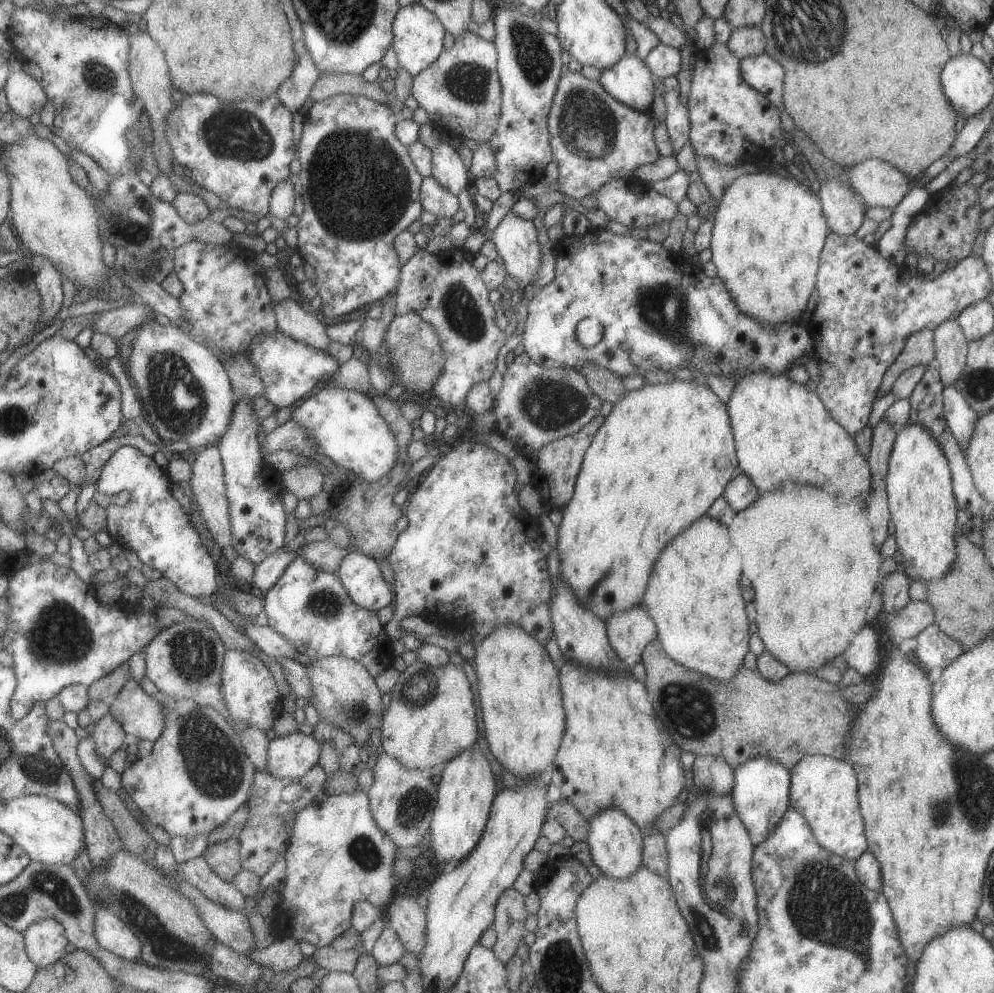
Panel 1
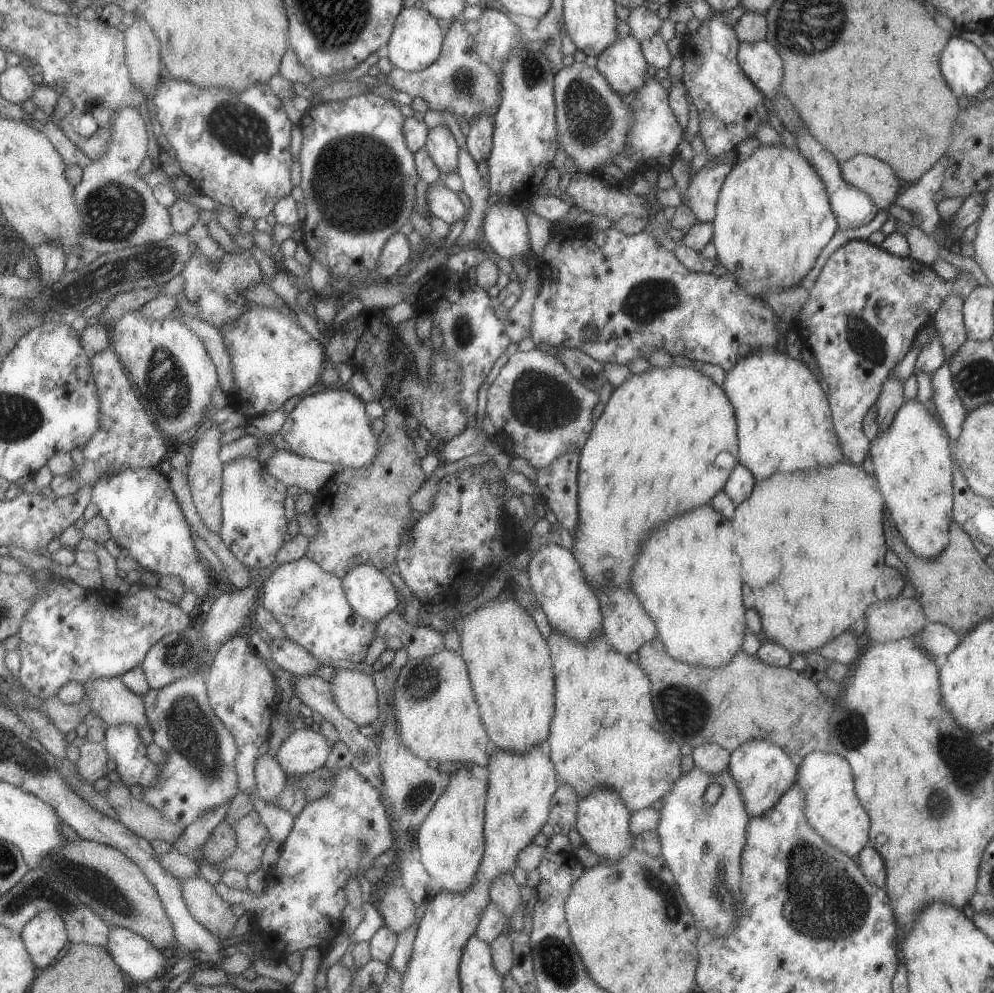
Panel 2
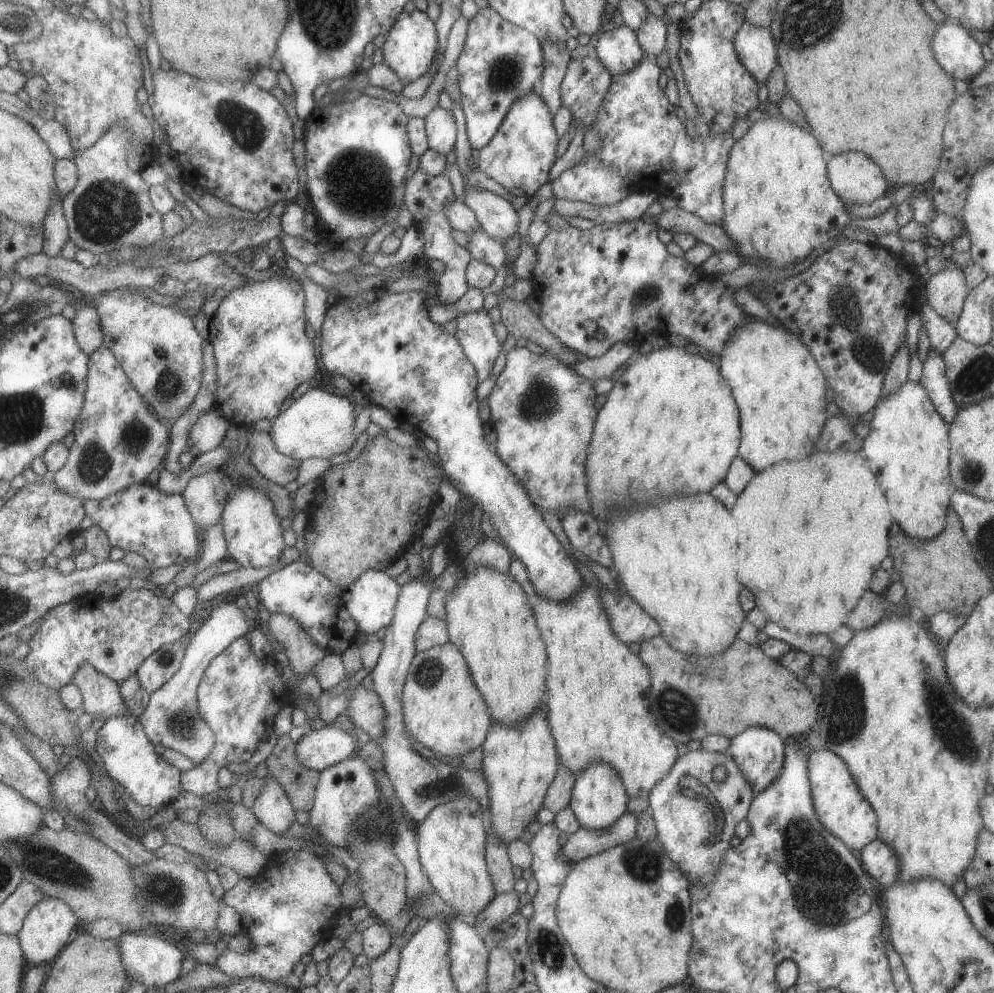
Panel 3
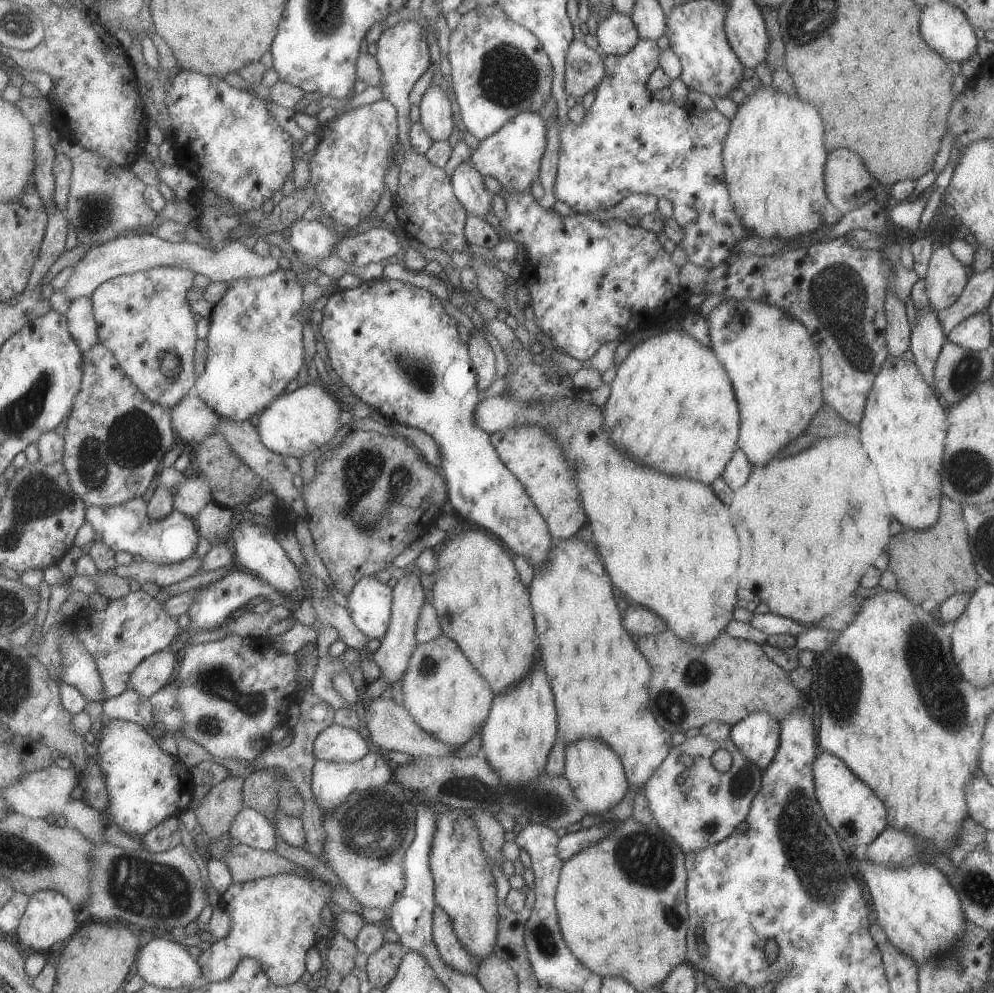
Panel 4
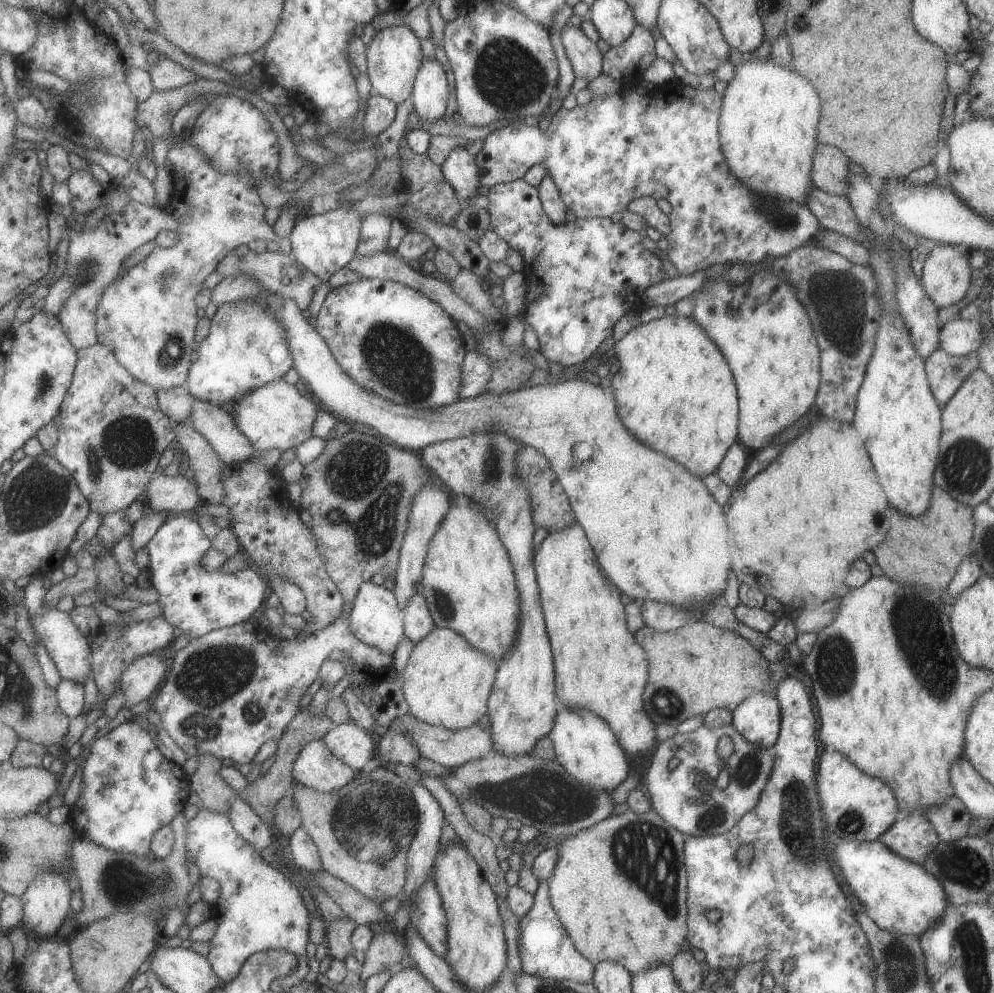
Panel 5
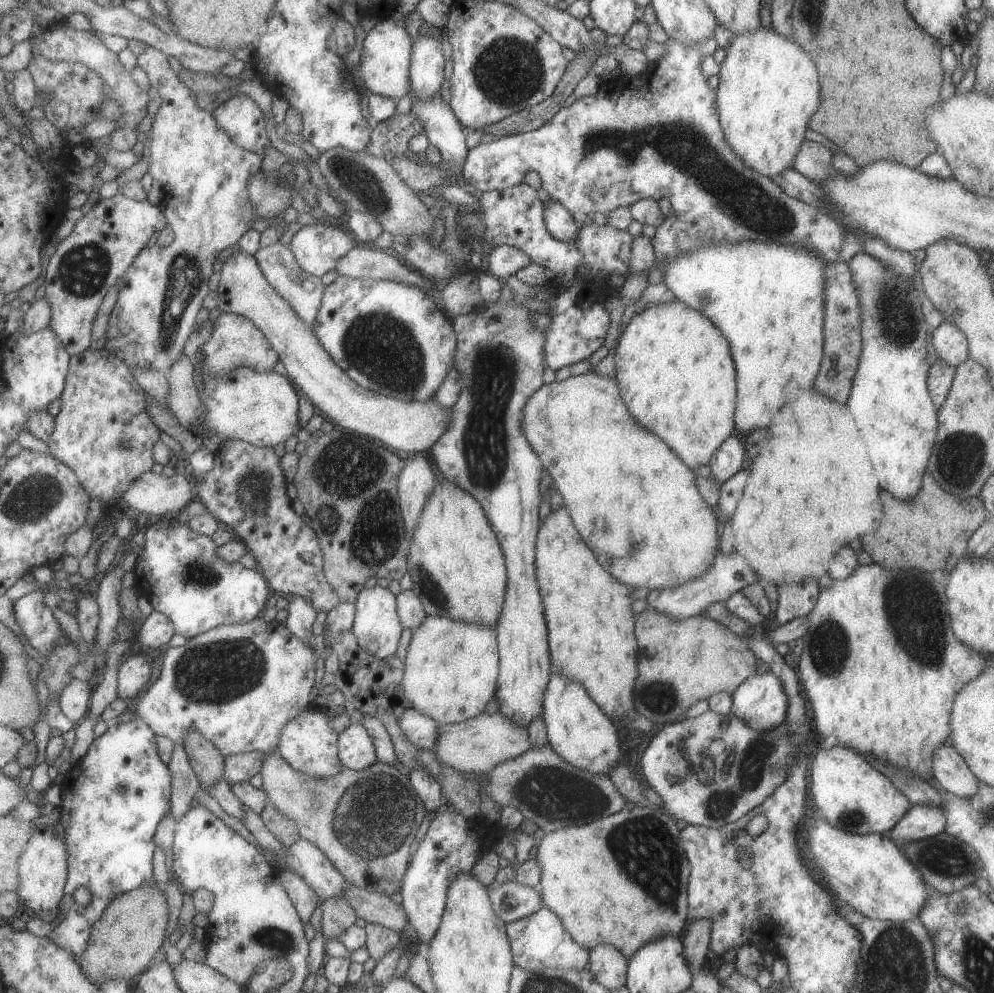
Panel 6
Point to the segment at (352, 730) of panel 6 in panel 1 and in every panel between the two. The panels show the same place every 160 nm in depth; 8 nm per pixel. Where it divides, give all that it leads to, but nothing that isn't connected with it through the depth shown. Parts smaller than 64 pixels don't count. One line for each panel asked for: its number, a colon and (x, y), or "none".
1: (292, 755)
2: (304, 750)
3: (317, 749)
4: (335, 743)
5: (351, 745)

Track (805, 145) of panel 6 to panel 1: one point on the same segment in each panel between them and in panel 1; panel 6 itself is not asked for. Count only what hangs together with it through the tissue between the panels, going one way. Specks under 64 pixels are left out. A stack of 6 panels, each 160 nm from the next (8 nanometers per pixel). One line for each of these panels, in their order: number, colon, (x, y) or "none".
1: (879, 184)
2: (875, 178)
3: (855, 178)
4: (848, 184)
5: (829, 172)

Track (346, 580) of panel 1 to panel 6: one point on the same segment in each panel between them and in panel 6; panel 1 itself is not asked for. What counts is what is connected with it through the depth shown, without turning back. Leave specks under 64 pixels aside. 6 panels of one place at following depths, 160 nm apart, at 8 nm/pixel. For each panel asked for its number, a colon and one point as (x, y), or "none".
2: (368, 592)
3: (369, 601)
4: (369, 603)
5: (375, 620)
6: (376, 627)

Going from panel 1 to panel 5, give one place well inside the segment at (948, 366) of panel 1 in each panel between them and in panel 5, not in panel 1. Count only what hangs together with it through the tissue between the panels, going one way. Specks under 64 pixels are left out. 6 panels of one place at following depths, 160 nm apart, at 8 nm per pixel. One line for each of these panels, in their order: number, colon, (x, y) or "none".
2: (947, 321)
3: (945, 290)
4: (945, 279)
5: (946, 275)

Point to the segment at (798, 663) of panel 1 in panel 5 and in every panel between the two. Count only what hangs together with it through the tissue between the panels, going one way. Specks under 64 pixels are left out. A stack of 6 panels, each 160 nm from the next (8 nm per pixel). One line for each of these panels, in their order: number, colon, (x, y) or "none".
2: (819, 536)
3: (807, 557)
4: (808, 527)
5: (793, 535)

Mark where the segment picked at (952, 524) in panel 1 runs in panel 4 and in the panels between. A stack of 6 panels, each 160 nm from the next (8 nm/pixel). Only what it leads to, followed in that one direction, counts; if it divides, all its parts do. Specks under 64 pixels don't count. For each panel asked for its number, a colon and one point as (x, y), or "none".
2: (912, 462)
3: (907, 448)
4: (903, 427)

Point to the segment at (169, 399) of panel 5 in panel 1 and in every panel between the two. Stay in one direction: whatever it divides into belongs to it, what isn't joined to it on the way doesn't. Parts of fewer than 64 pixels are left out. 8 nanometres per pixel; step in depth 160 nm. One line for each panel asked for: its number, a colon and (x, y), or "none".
1: (207, 484)
2: (204, 471)
3: (206, 433)
4: (190, 418)

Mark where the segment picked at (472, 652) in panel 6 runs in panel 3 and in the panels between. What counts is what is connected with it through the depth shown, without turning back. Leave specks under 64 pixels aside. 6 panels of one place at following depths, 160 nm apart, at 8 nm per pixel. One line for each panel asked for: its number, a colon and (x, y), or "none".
3: (441, 709)
4: (446, 697)
5: (446, 682)

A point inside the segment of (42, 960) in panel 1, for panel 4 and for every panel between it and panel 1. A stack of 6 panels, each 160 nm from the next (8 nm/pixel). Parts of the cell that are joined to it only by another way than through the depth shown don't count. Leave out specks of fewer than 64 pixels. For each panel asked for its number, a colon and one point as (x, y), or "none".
2: (44, 935)
3: (49, 925)
4: (49, 918)

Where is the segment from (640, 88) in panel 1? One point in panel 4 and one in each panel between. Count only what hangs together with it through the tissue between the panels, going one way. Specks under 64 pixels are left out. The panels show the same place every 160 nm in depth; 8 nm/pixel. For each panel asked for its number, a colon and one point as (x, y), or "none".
2: (622, 64)
3: (618, 50)
4: (616, 35)

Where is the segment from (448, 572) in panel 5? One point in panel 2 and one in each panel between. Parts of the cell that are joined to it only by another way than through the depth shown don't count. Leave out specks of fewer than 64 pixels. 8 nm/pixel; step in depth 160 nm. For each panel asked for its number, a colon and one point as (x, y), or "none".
2: (508, 662)
3: (487, 617)
4: (480, 603)

